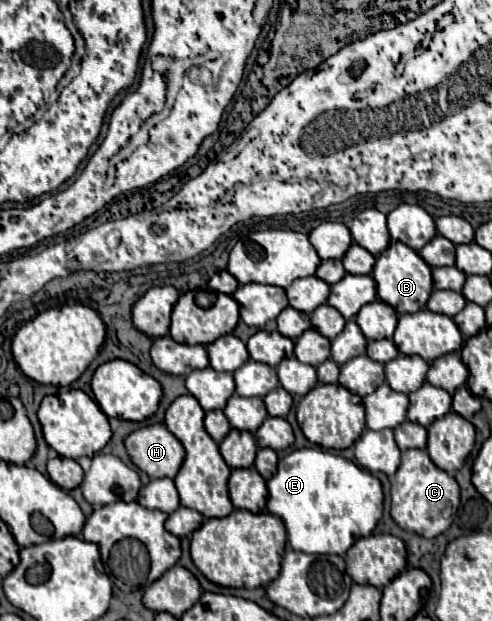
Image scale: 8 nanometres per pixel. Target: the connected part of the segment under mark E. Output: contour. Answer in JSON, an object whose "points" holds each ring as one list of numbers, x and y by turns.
{"points":[[300,448,278,462,276,474,268,480,268,512,278,516,288,532,288,542,294,550,306,554,344,554,356,538,370,536,382,518,382,484,368,470,354,462,324,452,320,448]]}

